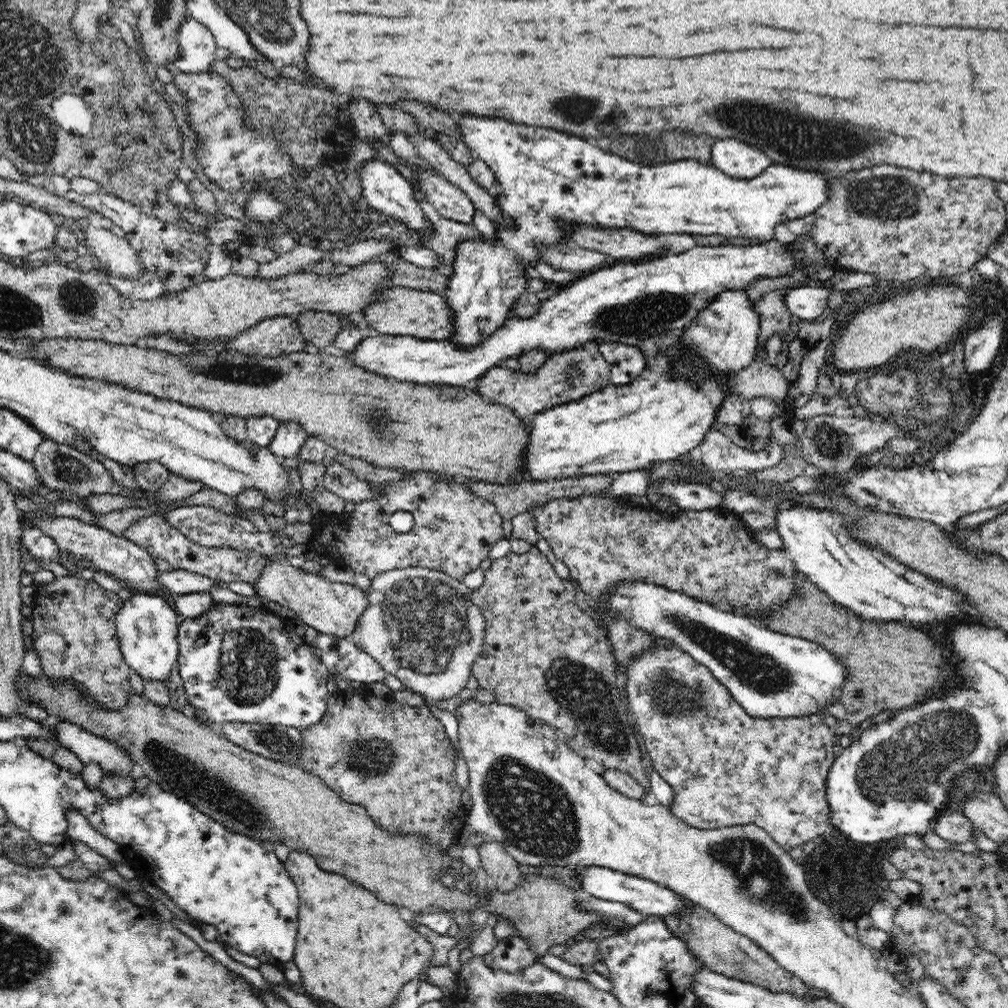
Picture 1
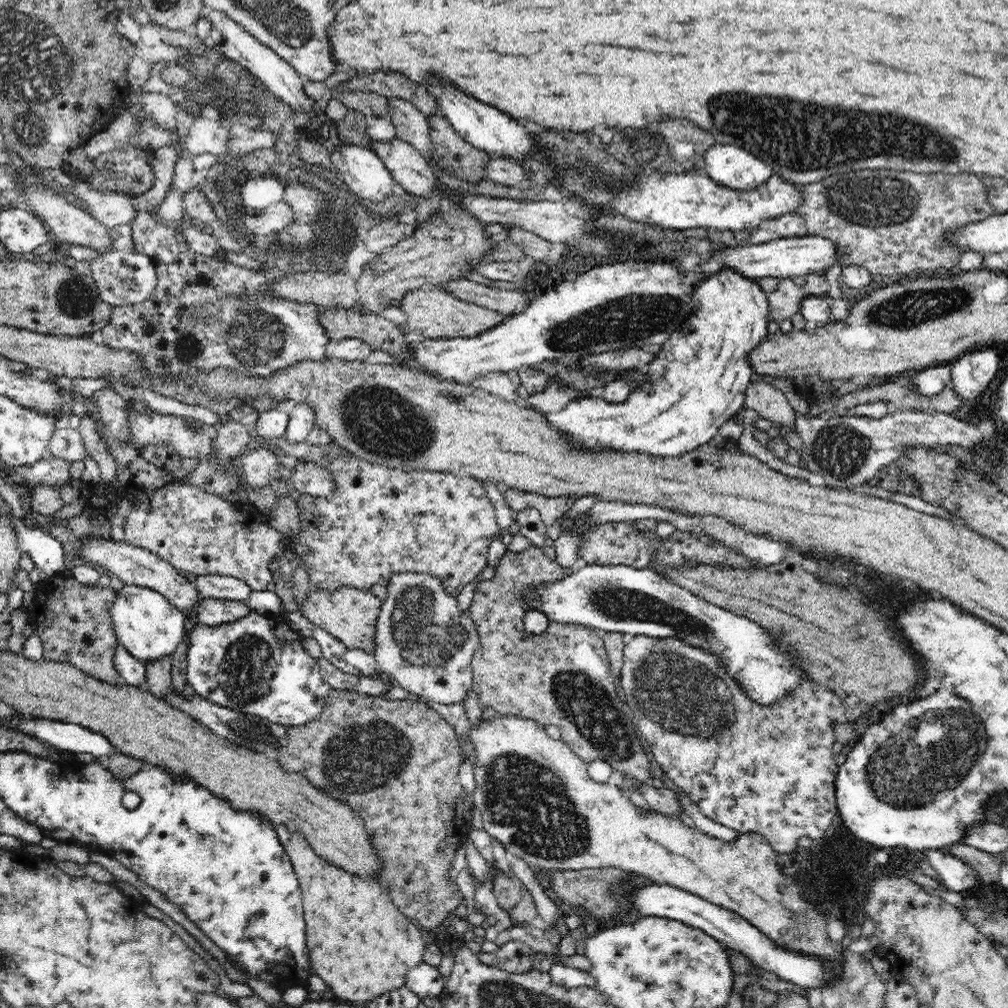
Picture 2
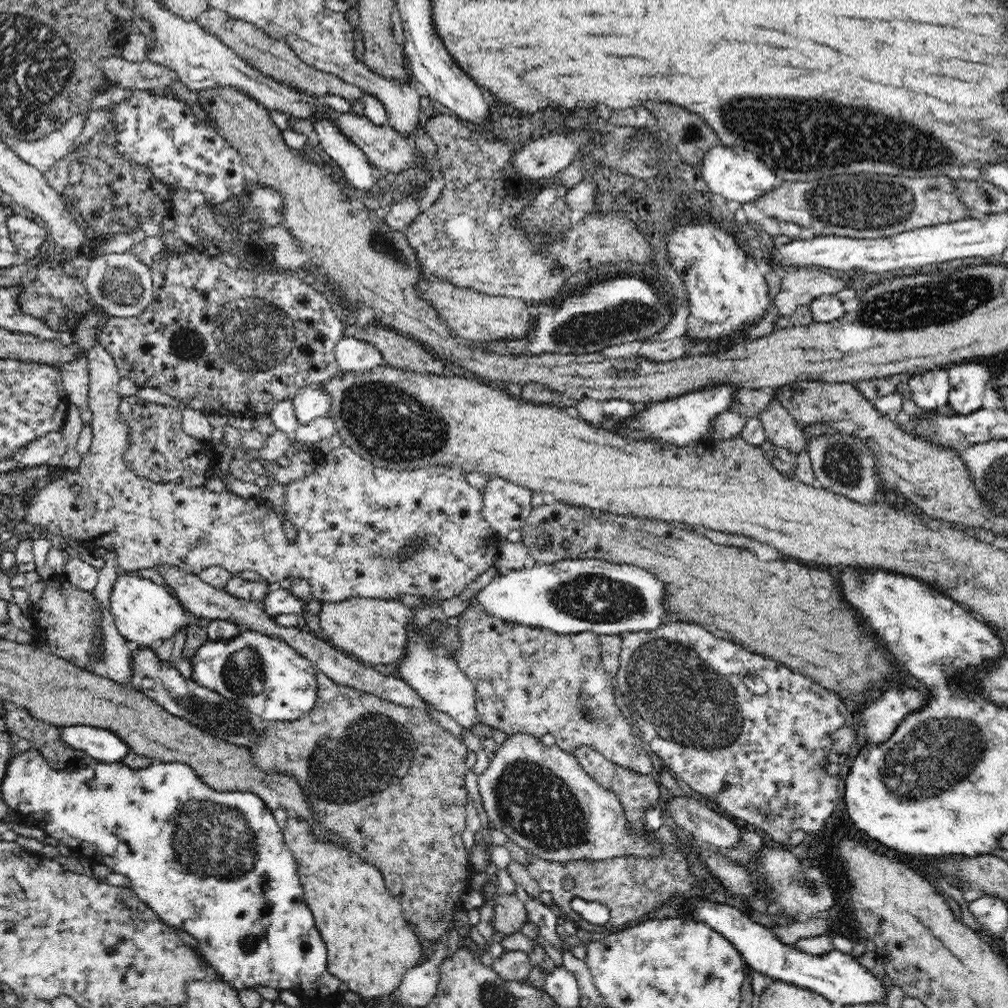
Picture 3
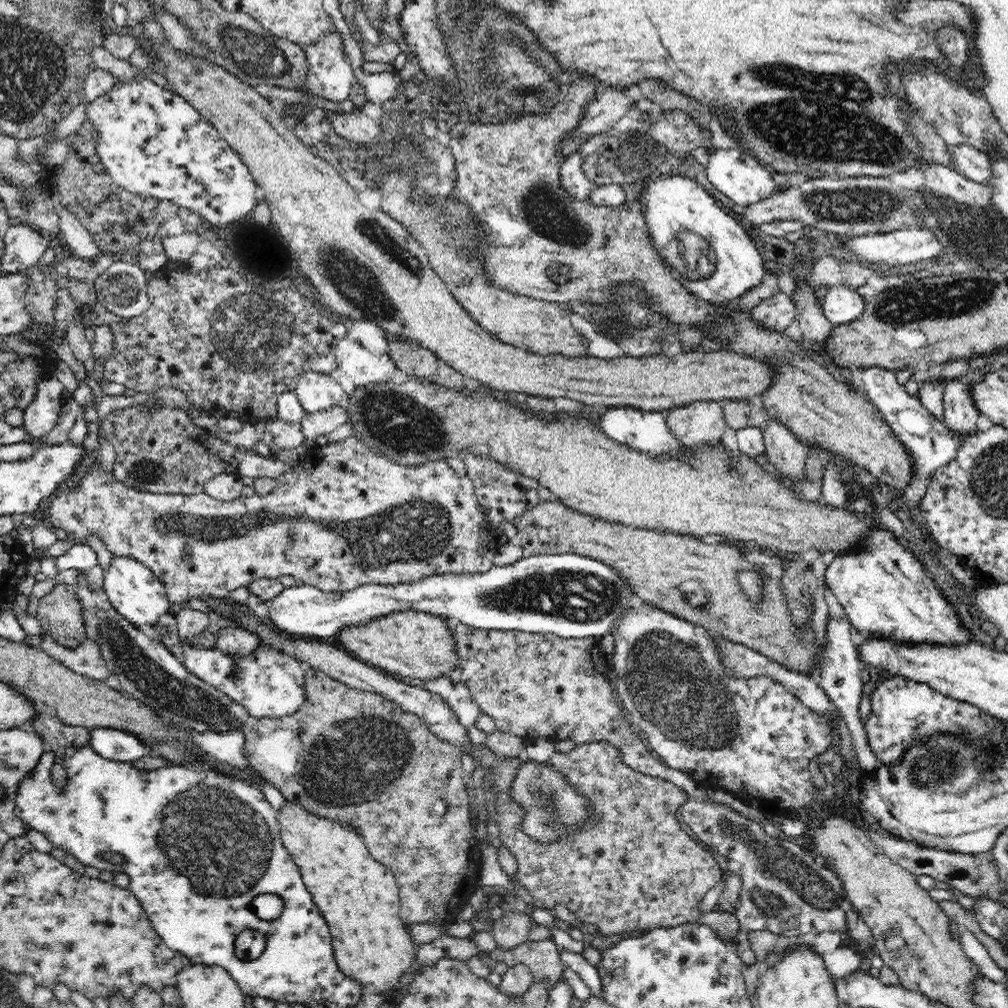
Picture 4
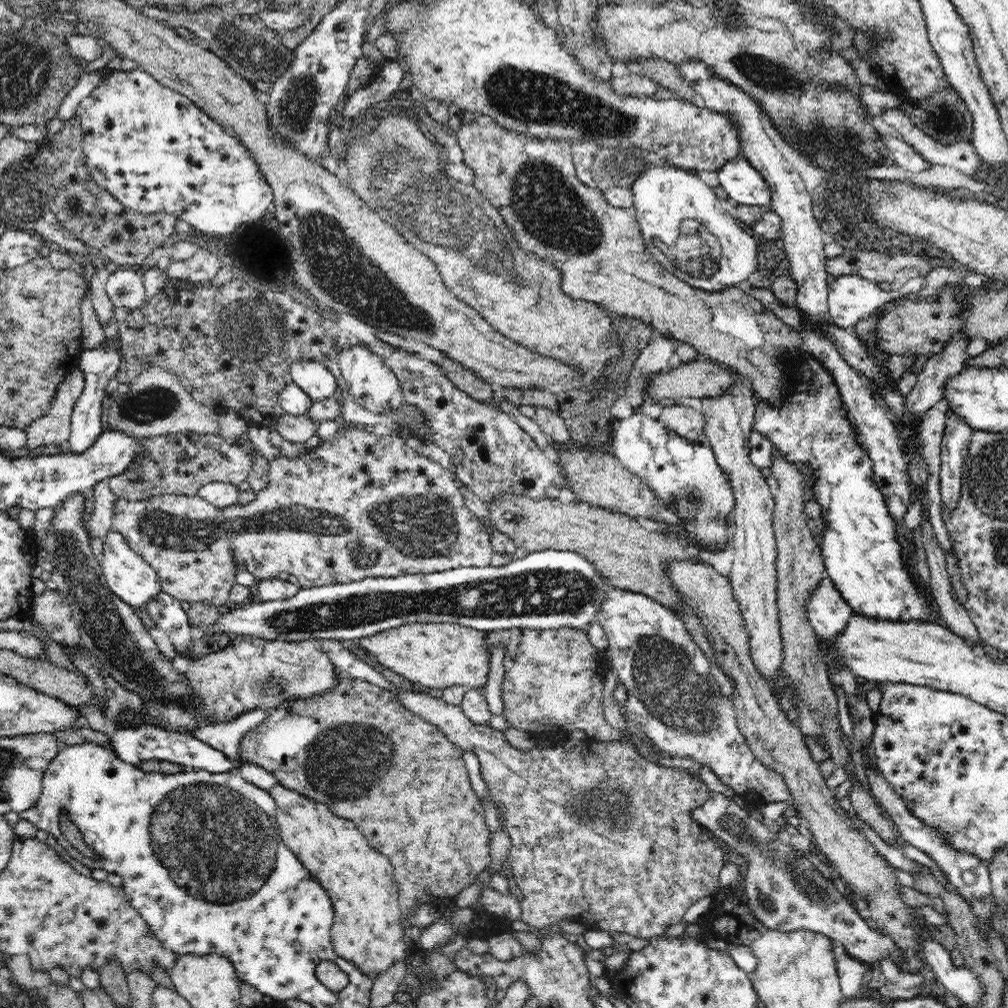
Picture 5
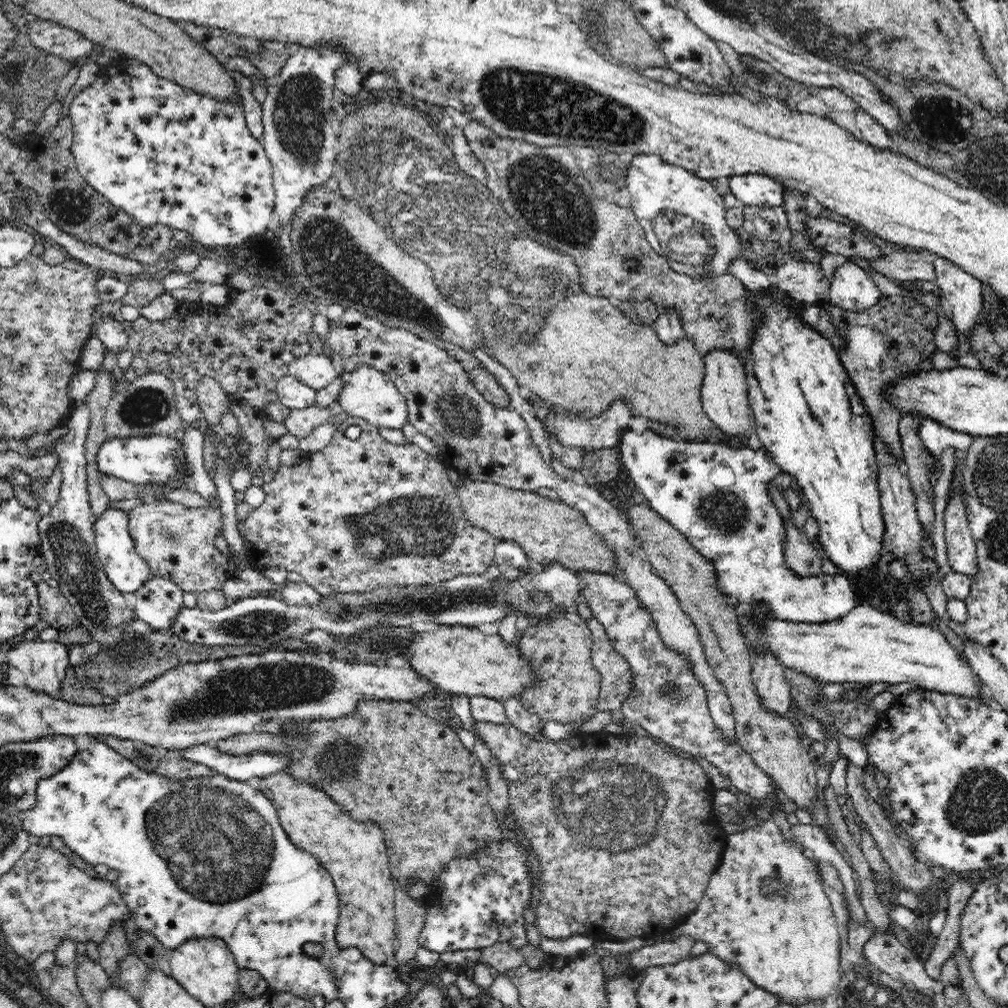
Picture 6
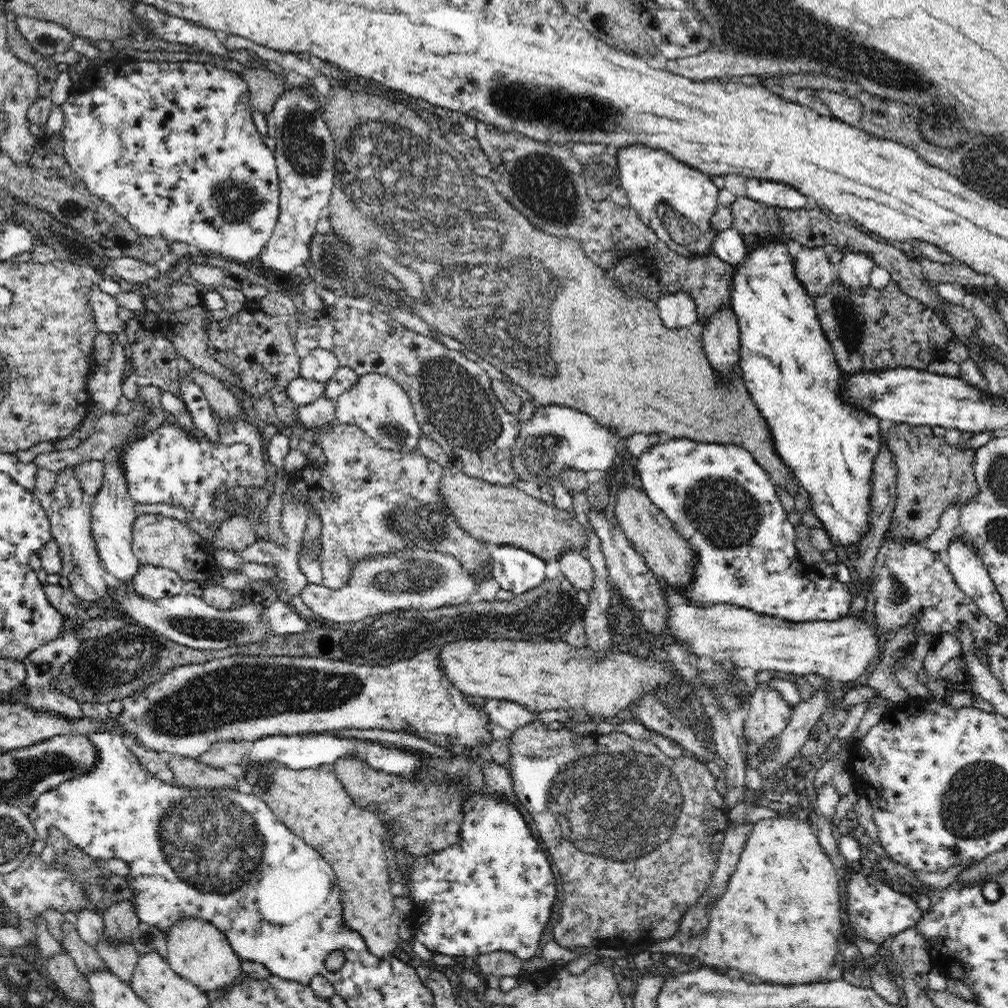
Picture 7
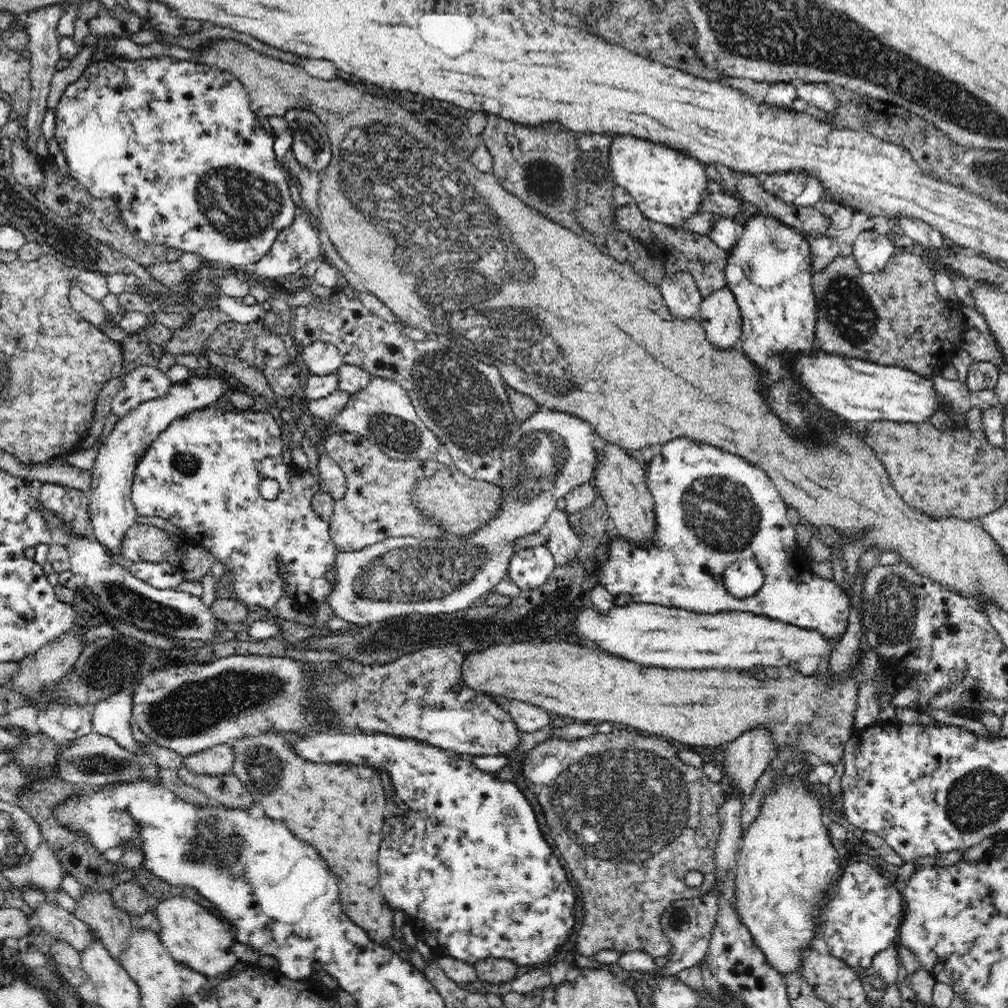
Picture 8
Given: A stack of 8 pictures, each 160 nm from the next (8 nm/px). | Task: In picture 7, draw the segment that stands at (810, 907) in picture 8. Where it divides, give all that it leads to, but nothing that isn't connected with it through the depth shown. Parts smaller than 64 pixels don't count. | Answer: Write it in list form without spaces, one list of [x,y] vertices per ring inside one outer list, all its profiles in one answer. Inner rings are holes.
[[[794,816],[762,820],[748,834],[746,846],[736,864],[737,870],[728,880],[724,894],[709,906],[707,927],[700,936],[687,936],[685,932],[676,931],[672,938],[625,952],[631,955],[645,952],[690,955],[704,966],[721,970],[736,968],[740,972],[756,974],[764,983],[773,985],[792,986],[830,980],[835,975],[835,967],[841,963],[842,884],[838,884],[836,868],[822,852],[816,838],[810,825],[794,820]]]

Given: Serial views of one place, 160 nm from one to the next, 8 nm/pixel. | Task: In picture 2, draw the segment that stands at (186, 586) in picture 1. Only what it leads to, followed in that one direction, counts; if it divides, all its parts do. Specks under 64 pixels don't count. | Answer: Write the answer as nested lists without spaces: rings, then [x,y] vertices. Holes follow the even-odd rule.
[[[200,575],[193,585],[204,599],[222,599],[247,602],[252,589],[238,578],[218,575]]]

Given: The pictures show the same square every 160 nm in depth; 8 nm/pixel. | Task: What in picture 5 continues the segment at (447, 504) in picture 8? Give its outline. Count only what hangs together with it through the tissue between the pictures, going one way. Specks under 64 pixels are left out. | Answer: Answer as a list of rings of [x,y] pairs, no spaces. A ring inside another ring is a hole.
[[[498,494],[489,500],[488,509],[492,528],[512,538],[518,548],[526,548],[529,553],[541,550],[578,553],[592,563],[611,587],[648,595],[671,611],[684,607],[692,613],[664,572],[668,562],[698,559],[690,555],[678,537],[672,539],[666,532],[648,532],[631,517],[622,517],[586,502],[564,504],[547,496],[536,499],[524,494]]]

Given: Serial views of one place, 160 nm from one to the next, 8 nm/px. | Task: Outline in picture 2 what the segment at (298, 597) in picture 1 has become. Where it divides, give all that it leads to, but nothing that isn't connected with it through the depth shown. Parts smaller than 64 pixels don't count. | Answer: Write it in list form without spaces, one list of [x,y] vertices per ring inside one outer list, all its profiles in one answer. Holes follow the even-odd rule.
[[[313,587],[302,600],[299,610],[310,622],[335,636],[346,646],[360,649],[373,656],[375,652],[375,624],[382,608],[382,600],[372,595],[370,590],[347,587],[336,591]]]

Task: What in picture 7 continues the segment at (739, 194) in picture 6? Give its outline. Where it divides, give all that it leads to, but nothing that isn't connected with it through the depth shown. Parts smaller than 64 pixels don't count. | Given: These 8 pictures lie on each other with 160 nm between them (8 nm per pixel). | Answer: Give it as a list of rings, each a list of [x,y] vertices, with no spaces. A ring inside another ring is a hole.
[[[759,178],[746,179],[746,194],[750,200],[780,209],[800,209],[808,200],[808,197],[795,187]]]

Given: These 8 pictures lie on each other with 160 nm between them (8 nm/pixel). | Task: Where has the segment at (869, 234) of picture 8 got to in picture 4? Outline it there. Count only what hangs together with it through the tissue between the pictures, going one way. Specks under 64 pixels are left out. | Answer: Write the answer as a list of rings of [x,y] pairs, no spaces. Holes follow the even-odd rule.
[[[834,286],[827,290],[822,302],[824,317],[834,325],[845,325],[860,318],[864,310],[864,299],[854,287]]]

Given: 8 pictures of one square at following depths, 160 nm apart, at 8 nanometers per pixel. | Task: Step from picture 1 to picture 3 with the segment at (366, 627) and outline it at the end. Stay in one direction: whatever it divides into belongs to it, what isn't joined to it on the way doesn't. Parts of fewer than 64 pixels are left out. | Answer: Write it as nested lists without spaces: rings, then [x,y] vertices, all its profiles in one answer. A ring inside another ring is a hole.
[[[422,597],[424,600],[424,609],[415,609],[415,621],[412,621],[413,627],[410,632],[411,641],[407,644],[407,654],[399,665],[394,666],[392,672],[406,684],[409,684],[426,702],[433,704],[439,711],[450,715],[464,729],[472,727],[477,722],[475,686],[468,675],[460,669],[457,656],[460,650],[460,635],[458,635],[458,626],[449,624],[444,615],[444,611],[439,600],[435,602],[428,597]]]

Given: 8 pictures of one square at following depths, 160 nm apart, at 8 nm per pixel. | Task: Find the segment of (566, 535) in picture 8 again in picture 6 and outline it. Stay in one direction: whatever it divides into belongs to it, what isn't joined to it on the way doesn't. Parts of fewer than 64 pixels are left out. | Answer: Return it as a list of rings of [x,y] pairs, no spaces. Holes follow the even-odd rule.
[[[582,570],[578,573],[580,573],[580,580],[584,583],[581,593],[586,597],[593,616],[605,628],[614,650],[625,658],[633,674],[631,676],[631,684],[633,684],[631,693],[622,705],[626,722],[638,724],[649,732],[649,736],[667,748],[678,748],[678,750],[688,752],[695,757],[705,758],[710,764],[717,767],[720,773],[726,774],[740,792],[744,792],[744,794],[748,794],[748,796],[758,801],[772,799],[777,784],[771,776],[761,770],[738,742],[732,744],[724,742],[722,731],[716,727],[716,723],[710,715],[704,684],[696,680],[696,675],[692,672],[690,659],[662,643],[662,638],[659,637],[660,633],[656,629],[656,623],[654,623],[652,615],[641,606],[641,600],[636,595],[636,591],[628,583],[624,583],[614,575],[590,570]]]

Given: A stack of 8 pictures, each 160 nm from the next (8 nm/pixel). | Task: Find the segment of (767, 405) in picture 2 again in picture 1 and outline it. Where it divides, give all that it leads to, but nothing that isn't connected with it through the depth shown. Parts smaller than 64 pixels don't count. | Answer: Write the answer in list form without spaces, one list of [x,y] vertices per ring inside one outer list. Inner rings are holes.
[[[755,354],[754,364],[748,370],[739,370],[732,380],[732,393],[738,394],[748,401],[754,398],[770,398],[784,402],[790,388],[788,380],[777,367],[760,360],[760,354]]]

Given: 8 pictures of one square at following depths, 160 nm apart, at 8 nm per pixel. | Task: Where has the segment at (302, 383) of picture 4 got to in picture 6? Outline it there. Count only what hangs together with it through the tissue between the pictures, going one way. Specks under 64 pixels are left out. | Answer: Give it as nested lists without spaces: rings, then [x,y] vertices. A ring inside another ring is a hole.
[[[314,352],[296,358],[288,368],[288,375],[318,392],[329,386],[334,378],[339,376],[339,370],[332,365],[330,357]]]

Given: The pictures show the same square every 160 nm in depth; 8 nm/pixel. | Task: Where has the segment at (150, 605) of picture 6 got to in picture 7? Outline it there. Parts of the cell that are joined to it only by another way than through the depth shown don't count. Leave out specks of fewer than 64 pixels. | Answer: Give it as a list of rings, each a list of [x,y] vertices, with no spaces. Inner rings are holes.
[[[141,564],[132,580],[136,594],[147,595],[148,599],[169,598],[184,592],[185,581],[169,568]]]

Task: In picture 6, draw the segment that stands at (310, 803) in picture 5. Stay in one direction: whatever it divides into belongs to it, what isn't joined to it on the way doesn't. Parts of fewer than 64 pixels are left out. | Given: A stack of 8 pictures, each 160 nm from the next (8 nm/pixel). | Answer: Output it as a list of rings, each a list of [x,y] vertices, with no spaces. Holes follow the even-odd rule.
[[[285,771],[268,775],[261,779],[258,786],[276,808],[280,825],[300,850],[307,851],[314,858],[320,858],[320,864],[332,874],[332,880],[336,882],[336,890],[340,894],[340,922],[336,926],[336,943],[340,948],[357,948],[373,963],[380,965],[391,962],[396,949],[396,929],[394,916],[394,882],[390,878],[390,866],[388,866],[388,854],[384,848],[382,830],[376,824],[362,824],[352,820],[339,803],[334,803],[330,797],[307,779],[294,778]]]

